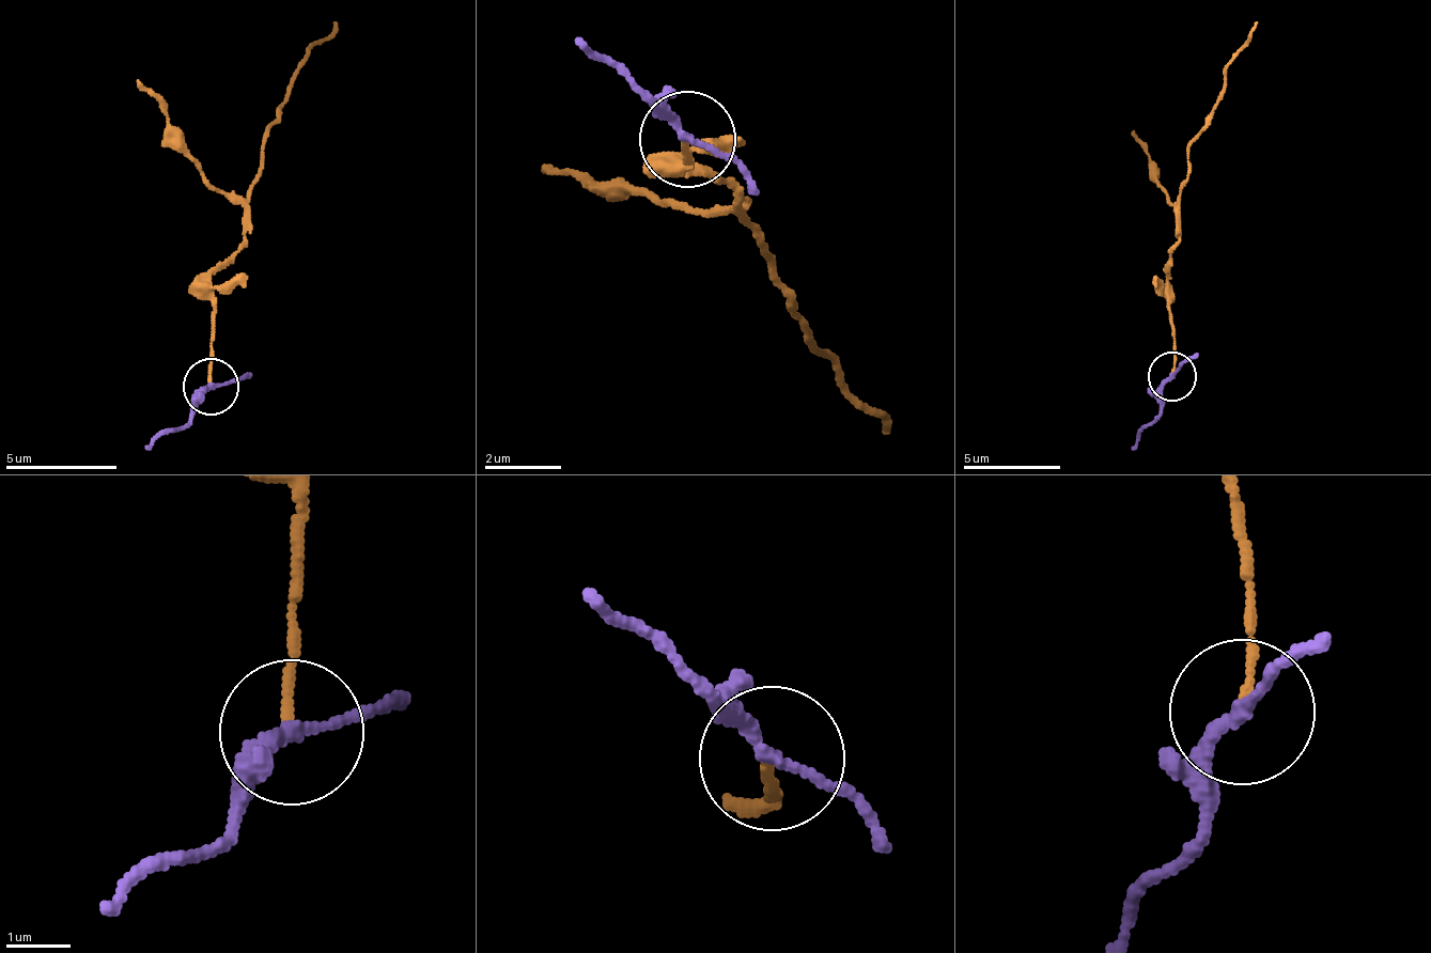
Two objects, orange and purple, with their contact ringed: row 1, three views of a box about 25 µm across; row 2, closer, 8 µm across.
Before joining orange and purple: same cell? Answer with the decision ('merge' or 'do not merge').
do not merge

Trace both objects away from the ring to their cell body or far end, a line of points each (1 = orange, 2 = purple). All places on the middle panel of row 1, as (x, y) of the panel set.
1: (685, 142), (679, 171), (735, 202), (821, 354), (886, 436)
2: (685, 140), (658, 110), (574, 40)

